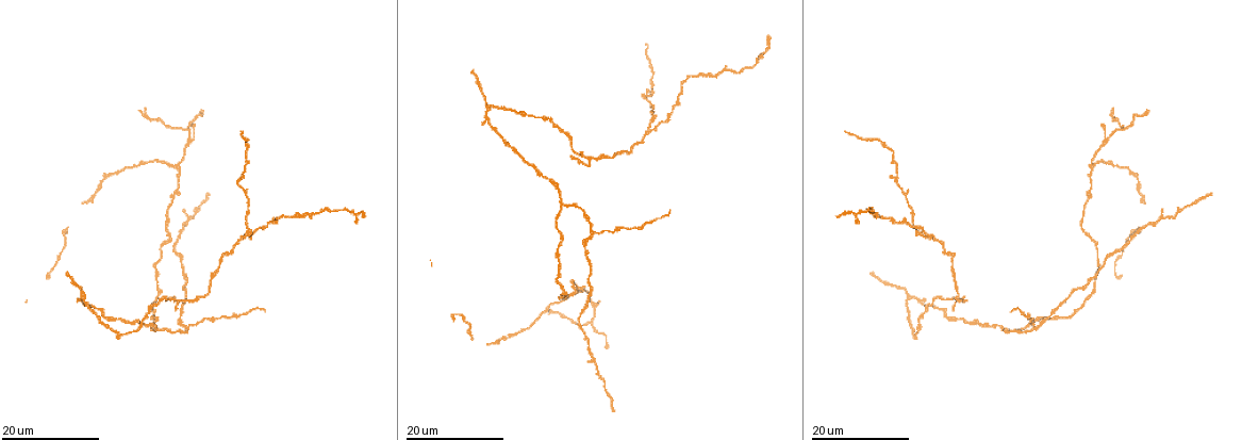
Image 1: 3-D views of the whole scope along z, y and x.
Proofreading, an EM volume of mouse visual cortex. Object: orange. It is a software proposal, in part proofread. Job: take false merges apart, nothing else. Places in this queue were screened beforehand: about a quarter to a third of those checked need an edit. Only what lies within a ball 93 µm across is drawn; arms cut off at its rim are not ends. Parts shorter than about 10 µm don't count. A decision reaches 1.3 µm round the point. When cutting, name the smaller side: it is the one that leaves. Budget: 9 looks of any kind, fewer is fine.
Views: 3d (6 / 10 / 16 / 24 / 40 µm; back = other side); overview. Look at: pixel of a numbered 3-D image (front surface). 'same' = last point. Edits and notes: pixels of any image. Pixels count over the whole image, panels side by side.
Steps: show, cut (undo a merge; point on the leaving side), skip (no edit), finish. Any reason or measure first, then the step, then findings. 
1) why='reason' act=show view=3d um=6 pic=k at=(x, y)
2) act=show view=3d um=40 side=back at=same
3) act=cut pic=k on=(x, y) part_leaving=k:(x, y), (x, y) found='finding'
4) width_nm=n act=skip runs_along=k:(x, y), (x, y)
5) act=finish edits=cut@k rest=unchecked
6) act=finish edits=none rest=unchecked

why='three-way junction' act=show view=3d um=16 pic=1 at=(157, 330)

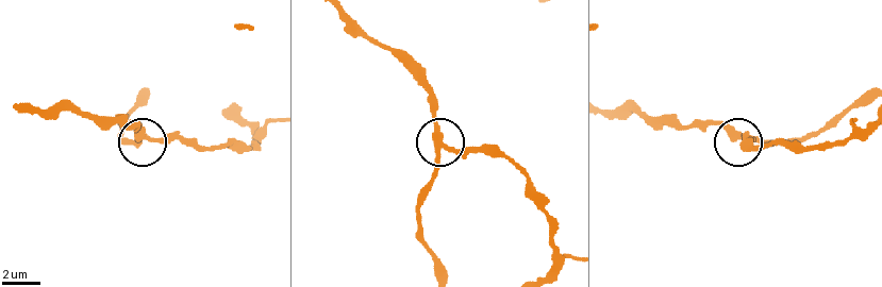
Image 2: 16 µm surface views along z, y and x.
act=show view=3d um=6 pic=2 at=(445, 147)

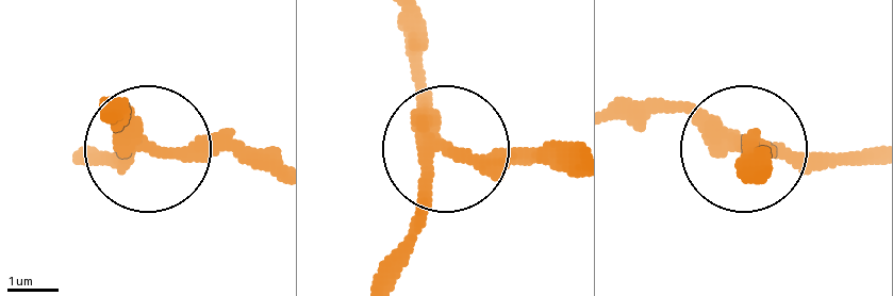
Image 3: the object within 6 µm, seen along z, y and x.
arms=3 act=skip runs_along=3:(400, 25), (434, 140), (569, 164) found='all the same neuron'

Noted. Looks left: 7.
why='three arms meet' act=show view=3d um=24 pic=1 at=(174, 167)

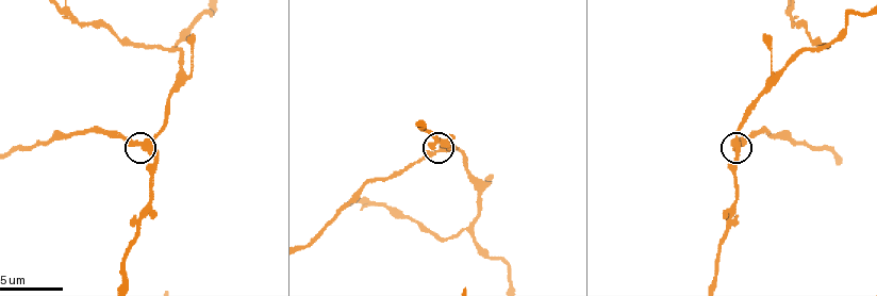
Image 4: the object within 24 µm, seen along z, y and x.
act=show view=3d um=6 pic=4 at=(440, 150)

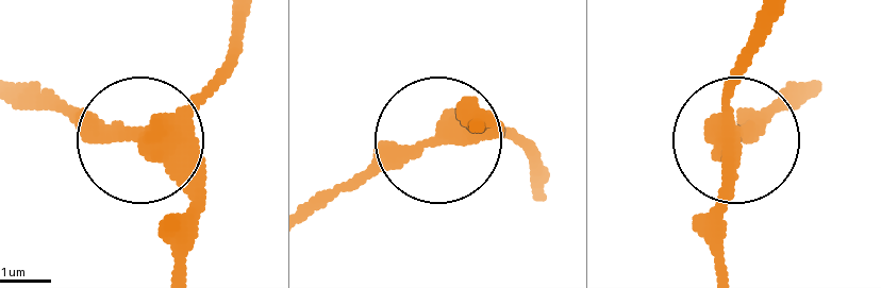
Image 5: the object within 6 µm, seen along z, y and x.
side_arm_um=24 act=skip runs_along=5:(179, 270), (187, 206), (146, 147), (234, 58) found='all the same neuron'

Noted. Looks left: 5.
why='three-way junction' act=show view=3d um=16 pic=1 at=(648, 129)

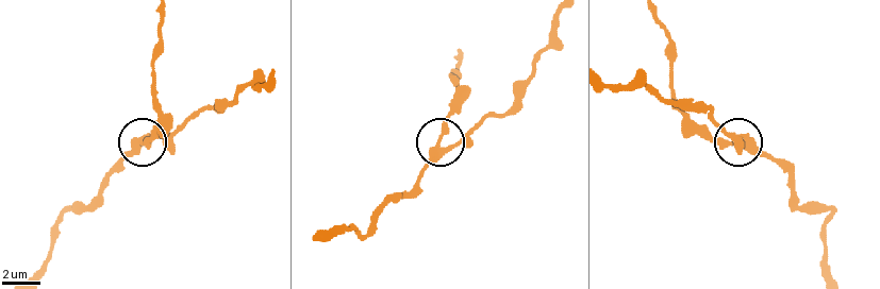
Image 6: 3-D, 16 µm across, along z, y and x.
act=show view=3d um=10 pic=6 at=(744, 136)

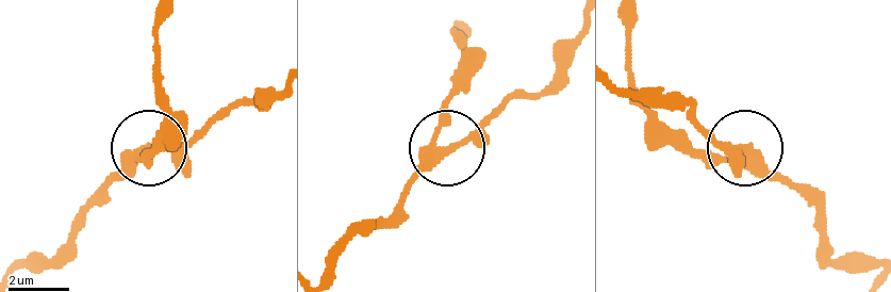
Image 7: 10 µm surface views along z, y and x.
width_nm=260 act=skip runs_along=7:(876, 269), (838, 258), (754, 153), (657, 144) found='all the same neuron'

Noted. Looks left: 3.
why='calibre changes' act=show view=3d um=16 pic=1 at=(531, 116)

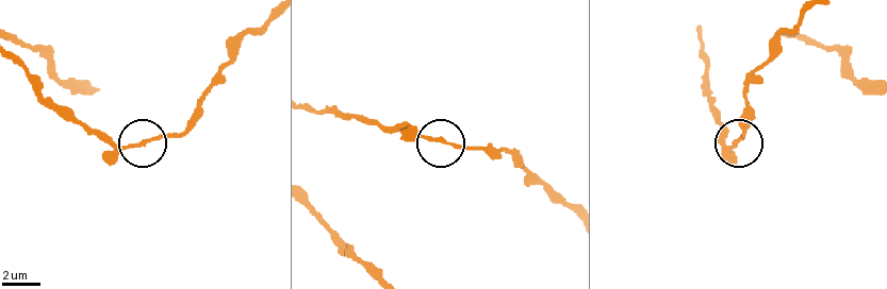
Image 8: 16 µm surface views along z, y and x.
act=show view=3d um=6 pic=8 at=(430, 139)

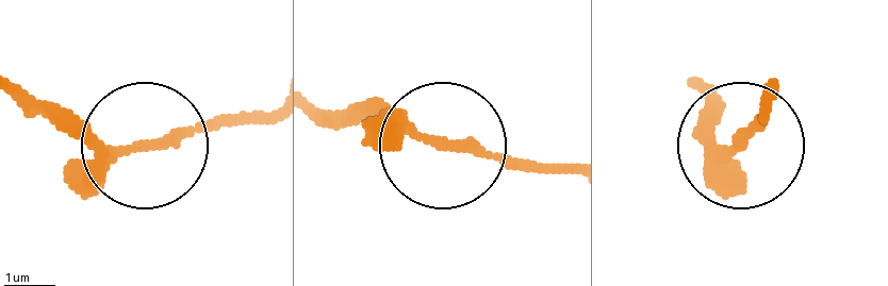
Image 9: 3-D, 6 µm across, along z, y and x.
act=skip runs_along=9:(16, 86), (118, 146), (270, 120) found='all the same neuron'

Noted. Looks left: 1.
act=finish edits=none rest=unchecked

